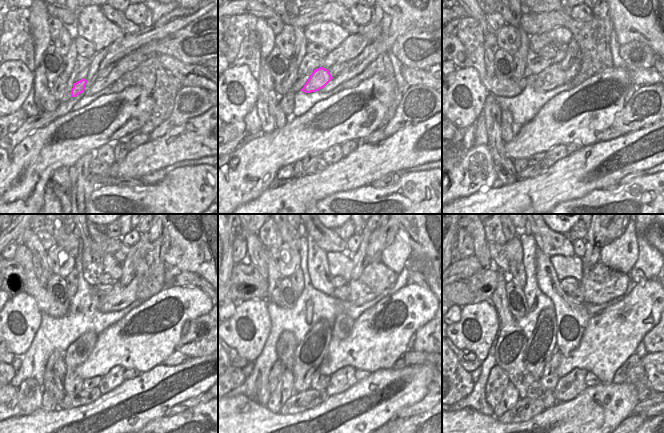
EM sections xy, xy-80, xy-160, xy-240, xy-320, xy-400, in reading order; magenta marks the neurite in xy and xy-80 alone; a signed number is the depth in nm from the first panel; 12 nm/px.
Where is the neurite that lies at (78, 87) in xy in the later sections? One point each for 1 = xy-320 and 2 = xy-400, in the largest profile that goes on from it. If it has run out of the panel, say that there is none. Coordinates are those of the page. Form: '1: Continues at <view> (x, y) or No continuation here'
1: Continues at xy-320 (378, 277)
2: Continues at xy-400 (601, 285).

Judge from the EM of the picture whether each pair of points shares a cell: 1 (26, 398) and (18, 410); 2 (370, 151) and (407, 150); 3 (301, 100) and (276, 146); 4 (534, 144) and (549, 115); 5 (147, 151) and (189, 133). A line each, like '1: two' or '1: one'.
1: one
2: one
3: two
4: one
5: one

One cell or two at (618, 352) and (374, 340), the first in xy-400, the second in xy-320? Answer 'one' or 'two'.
one

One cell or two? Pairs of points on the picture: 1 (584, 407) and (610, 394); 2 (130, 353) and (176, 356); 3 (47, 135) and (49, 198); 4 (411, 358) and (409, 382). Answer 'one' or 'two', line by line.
1: one
2: two
3: two
4: two

